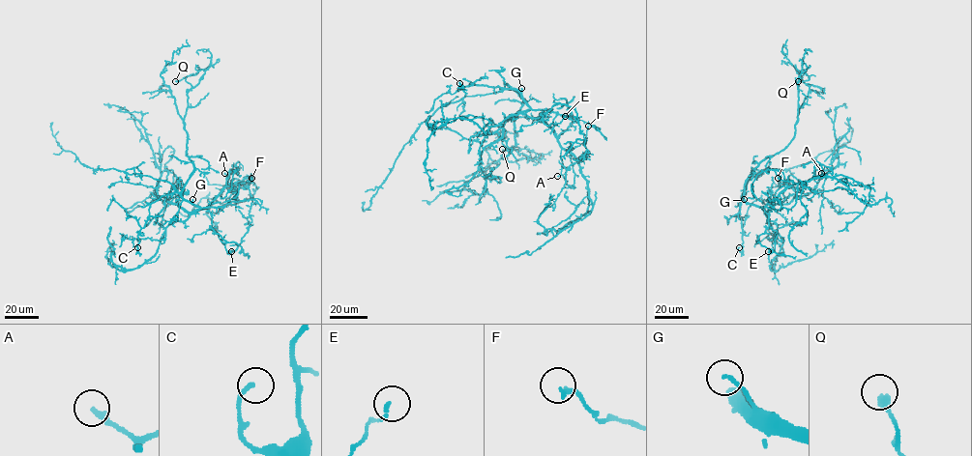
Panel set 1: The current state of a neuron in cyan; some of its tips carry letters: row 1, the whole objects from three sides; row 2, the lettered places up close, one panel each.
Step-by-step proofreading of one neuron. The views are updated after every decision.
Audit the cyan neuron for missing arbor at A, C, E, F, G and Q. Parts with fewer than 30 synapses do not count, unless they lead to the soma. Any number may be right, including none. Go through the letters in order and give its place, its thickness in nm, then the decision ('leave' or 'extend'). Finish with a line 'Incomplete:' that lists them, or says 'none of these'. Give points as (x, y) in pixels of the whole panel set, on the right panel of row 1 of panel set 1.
A: place (821, 173); calibre 200 nm; leave
C: place (739, 247); calibre 180 nm; leave
E: place (768, 251); calibre 130 nm; leave
F: place (778, 178); calibre 200 nm; leave
G: place (744, 199); calibre 130 nm; leave
Q: place (798, 81); calibre 280 nm; leave
Incomplete: none of these

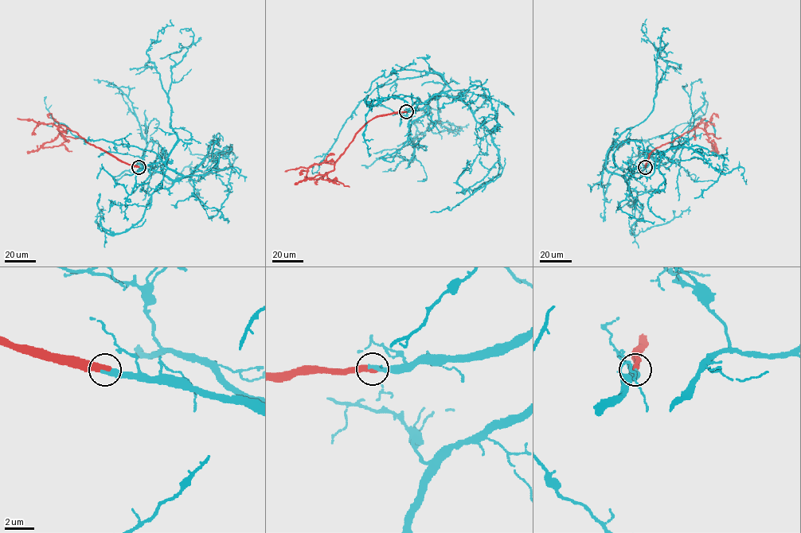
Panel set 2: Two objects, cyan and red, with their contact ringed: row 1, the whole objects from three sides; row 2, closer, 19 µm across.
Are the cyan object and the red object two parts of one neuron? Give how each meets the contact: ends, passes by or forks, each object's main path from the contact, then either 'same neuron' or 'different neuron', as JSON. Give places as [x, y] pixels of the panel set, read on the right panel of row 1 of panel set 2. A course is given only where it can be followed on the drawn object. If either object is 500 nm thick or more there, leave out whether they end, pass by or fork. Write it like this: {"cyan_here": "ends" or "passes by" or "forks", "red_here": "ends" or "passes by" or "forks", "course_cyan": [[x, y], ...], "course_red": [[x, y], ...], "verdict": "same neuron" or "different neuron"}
{"cyan_here": "ends", "red_here": "ends", "course_cyan": [[645, 167], [625, 180], [606, 169], [606, 160], [619, 135], [652, 111], [666, 71], [642, 31], [646, 19]], "course_red": [[645, 167], [648, 157], [656, 148], [696, 128], [702, 128], [707, 134], [712, 147], [715, 145], [718, 151]], "verdict": "same neuron"}

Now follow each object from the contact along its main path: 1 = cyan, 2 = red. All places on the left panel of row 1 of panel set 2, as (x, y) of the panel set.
1: (138, 166), (172, 180), (183, 176), (166, 164), (177, 135), (170, 127), (168, 96), (146, 53), (170, 20)
2: (138, 166), (121, 161), (86, 142), (68, 128), (42, 146), (64, 145), (68, 151), (72, 151)

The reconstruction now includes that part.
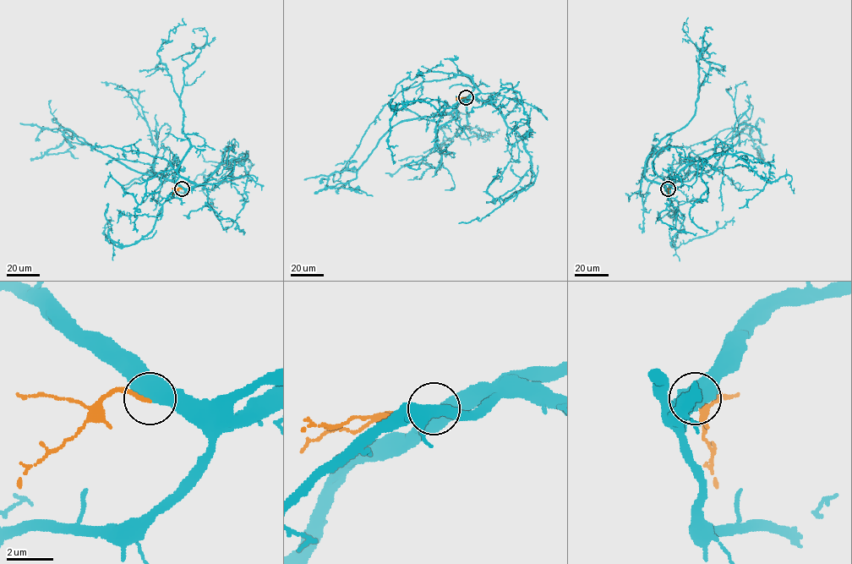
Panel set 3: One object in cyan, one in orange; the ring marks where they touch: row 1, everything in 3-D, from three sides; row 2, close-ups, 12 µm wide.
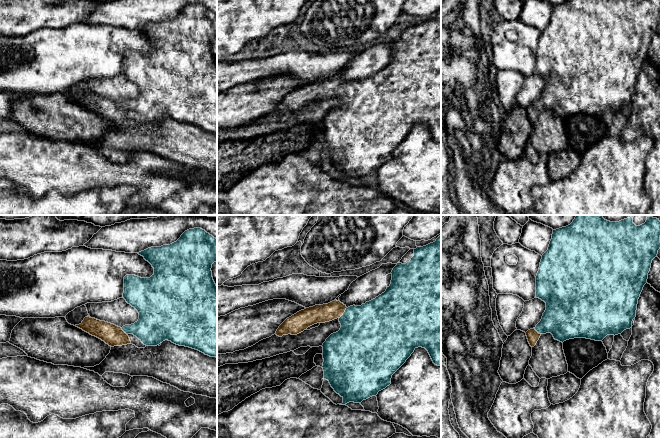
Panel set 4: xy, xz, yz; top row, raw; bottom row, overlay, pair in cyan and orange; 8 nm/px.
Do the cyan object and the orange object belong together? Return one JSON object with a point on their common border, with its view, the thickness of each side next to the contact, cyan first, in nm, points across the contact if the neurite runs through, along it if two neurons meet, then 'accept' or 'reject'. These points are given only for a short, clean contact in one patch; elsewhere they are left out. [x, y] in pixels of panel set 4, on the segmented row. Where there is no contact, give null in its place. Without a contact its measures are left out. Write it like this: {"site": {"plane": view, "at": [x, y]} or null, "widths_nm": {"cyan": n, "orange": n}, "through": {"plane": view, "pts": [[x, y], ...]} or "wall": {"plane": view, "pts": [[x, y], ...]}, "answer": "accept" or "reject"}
{"site": {"plane": "xz", "at": [343, 313]}, "widths_nm": {"cyan": 440, "orange": 140}, "through": {"plane": "xz", "pts": [[367, 333], [354, 320], [343, 313], [323, 313]]}, "answer": "accept"}

